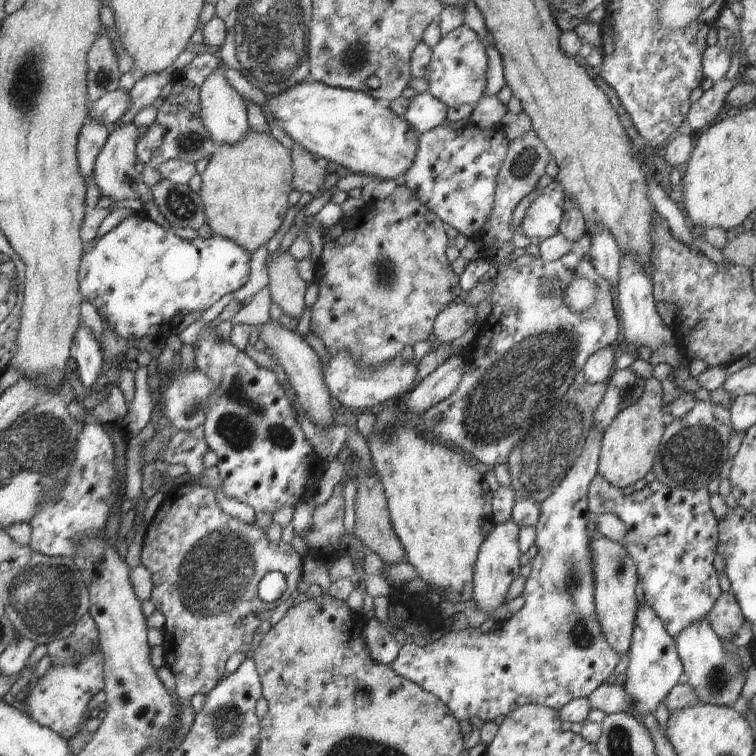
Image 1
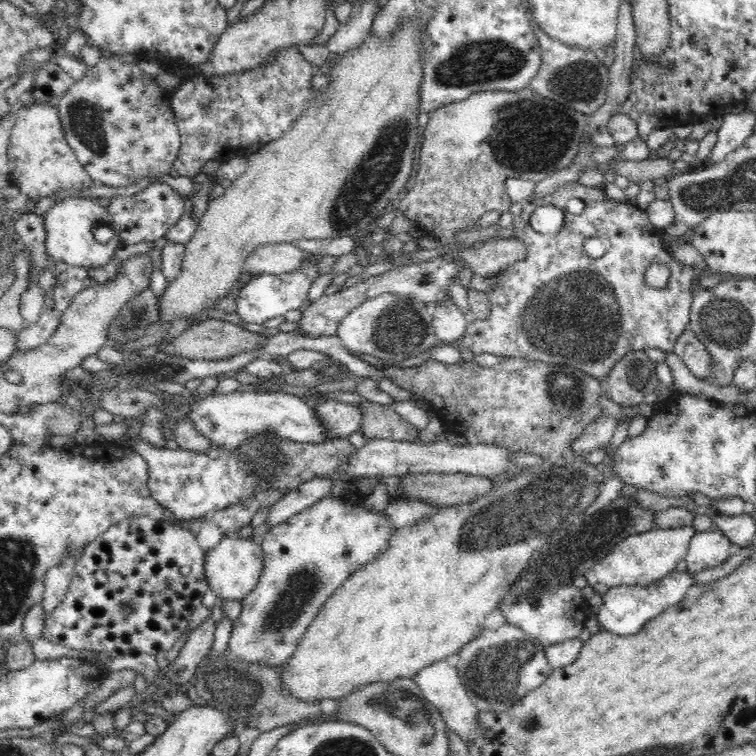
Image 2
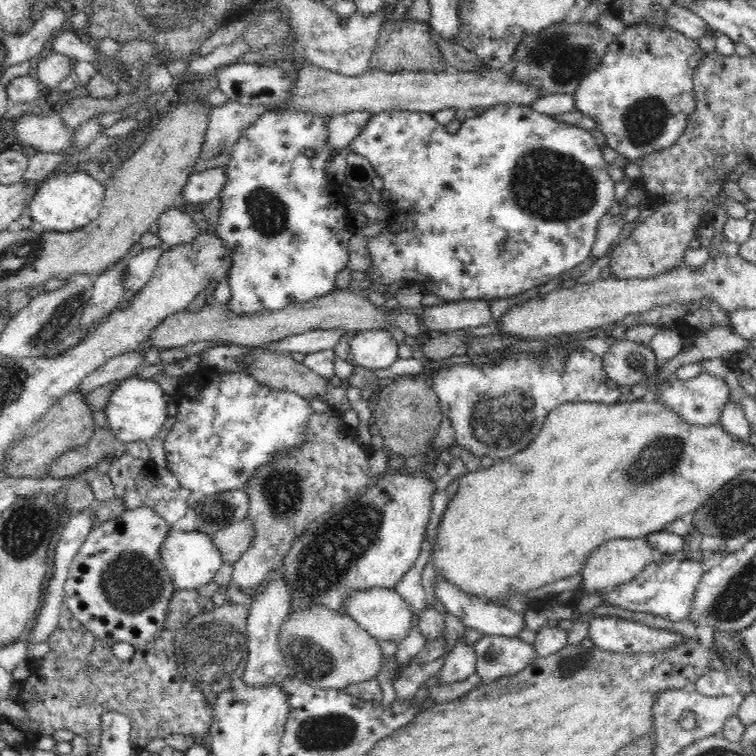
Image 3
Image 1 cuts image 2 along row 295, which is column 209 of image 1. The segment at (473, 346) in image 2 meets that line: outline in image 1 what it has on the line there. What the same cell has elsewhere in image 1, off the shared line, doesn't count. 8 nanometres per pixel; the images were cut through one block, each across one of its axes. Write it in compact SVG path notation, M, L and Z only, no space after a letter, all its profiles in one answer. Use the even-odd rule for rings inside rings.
M186 482L182 486L170 487L165 492L165 496L163 498L163 502L158 507L155 517L151 520L151 523L146 530L142 545L140 565L144 566L144 568L150 572L152 584L154 584L154 588L152 588L151 592L151 600L154 602L156 610L161 612L165 618L165 624L163 627L164 642L162 646L165 664L169 666L176 680L176 698L179 705L179 720L174 726L174 733L171 737L172 743L170 749L173 749L178 748L178 746L184 742L184 738L186 738L186 735L190 732L190 728L192 727L196 712L191 705L191 698L194 694L207 695L221 681L221 679L225 676L225 666L227 660L230 656L232 656L232 654L236 654L236 652L246 653L250 650L250 644L252 644L252 640L254 640L254 634L256 634L256 630L258 630L258 626L261 624L260 618L258 618L258 613L263 610L272 612L280 606L280 604L290 598L290 594L297 589L298 580L301 578L303 561L302 556L300 556L298 552L292 548L291 544L284 544L284 542L271 542L268 537L266 537L265 531L260 528L258 524L255 524L255 522L240 522L240 520L236 520L236 518L232 518L232 516L228 516L228 514L222 512L222 508L220 508L220 506L218 506L218 502L216 502L216 494L214 494L211 488L206 488L205 486L200 485L192 485L189 482ZM273 570L277 570L284 575L287 582L287 589L286 592L284 592L284 594L276 600L276 602L267 603L258 596L257 588L260 580L262 580L266 574L272 572Z

